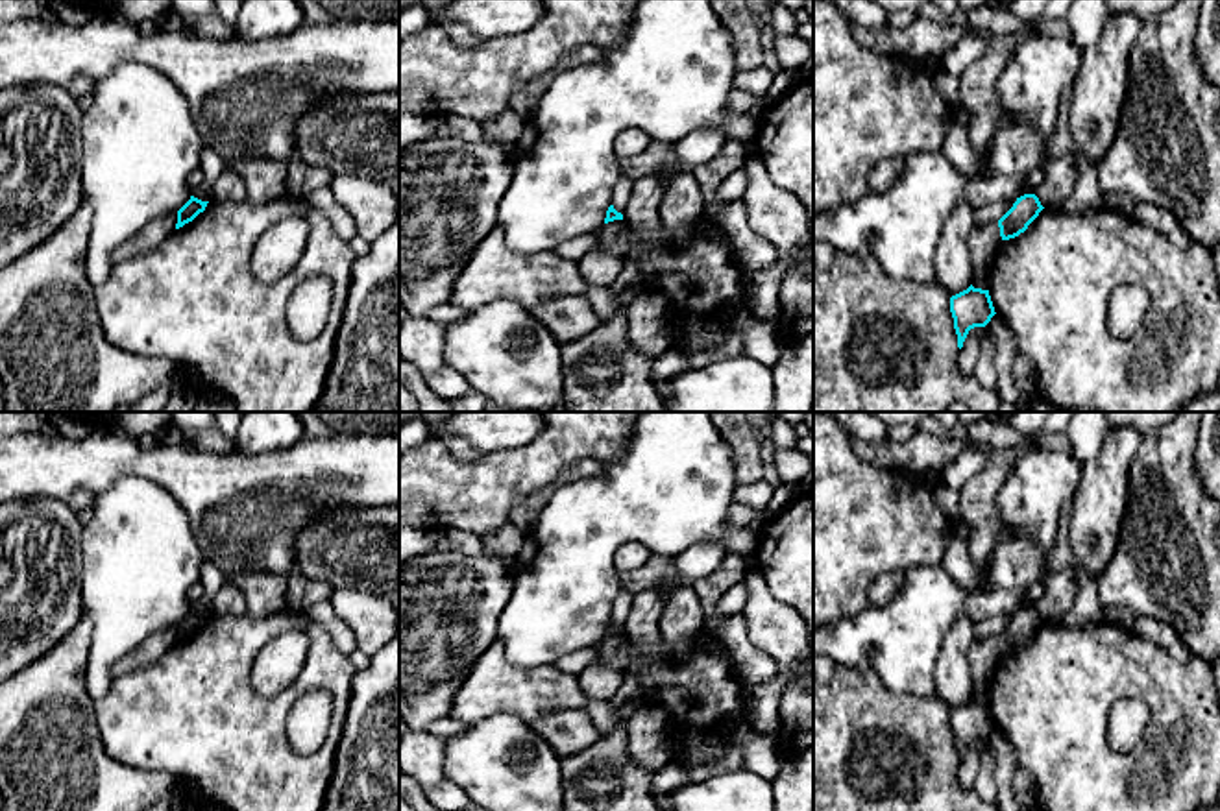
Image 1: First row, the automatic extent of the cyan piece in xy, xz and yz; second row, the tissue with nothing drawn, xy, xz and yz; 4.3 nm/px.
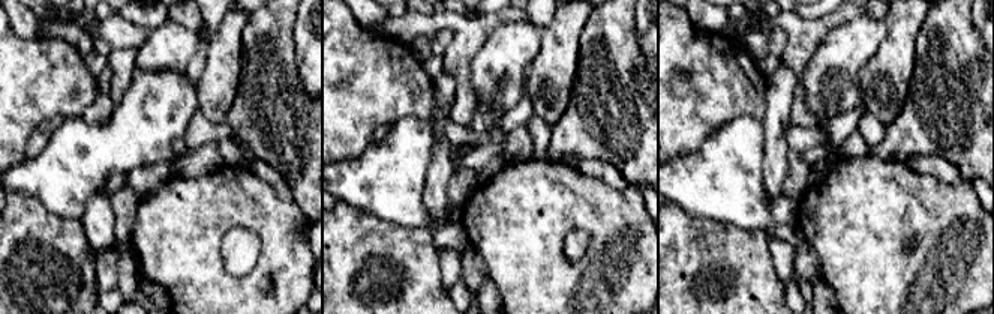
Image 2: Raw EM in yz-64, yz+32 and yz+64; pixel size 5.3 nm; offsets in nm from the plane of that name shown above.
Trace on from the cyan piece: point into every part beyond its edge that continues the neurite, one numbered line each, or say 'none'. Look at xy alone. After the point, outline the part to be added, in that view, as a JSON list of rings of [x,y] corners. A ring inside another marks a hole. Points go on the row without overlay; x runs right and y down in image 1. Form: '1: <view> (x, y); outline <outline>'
none

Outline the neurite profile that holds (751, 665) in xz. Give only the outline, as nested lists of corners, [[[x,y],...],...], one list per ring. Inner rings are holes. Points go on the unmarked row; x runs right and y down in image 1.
[[[743,617],[725,621],[721,639],[728,647],[734,674],[741,684],[765,684],[778,674],[776,661],[752,645],[749,624]]]

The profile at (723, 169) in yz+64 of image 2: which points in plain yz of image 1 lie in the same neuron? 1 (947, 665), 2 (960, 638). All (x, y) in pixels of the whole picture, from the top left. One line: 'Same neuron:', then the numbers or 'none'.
Same neuron: none

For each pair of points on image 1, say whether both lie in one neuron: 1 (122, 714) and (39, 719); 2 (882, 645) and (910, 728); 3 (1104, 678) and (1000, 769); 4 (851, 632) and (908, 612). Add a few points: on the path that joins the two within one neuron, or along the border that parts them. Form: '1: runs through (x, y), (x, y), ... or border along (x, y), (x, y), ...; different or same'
1: border along (95, 704), (100, 743), (111, 756); different
2: border along (858, 671), (871, 671), (893, 691), (936, 697); different
3: border along (997, 726), (1010, 743), (1019, 765); different
4: runs through (866, 632), (888, 632), (893, 627); same

